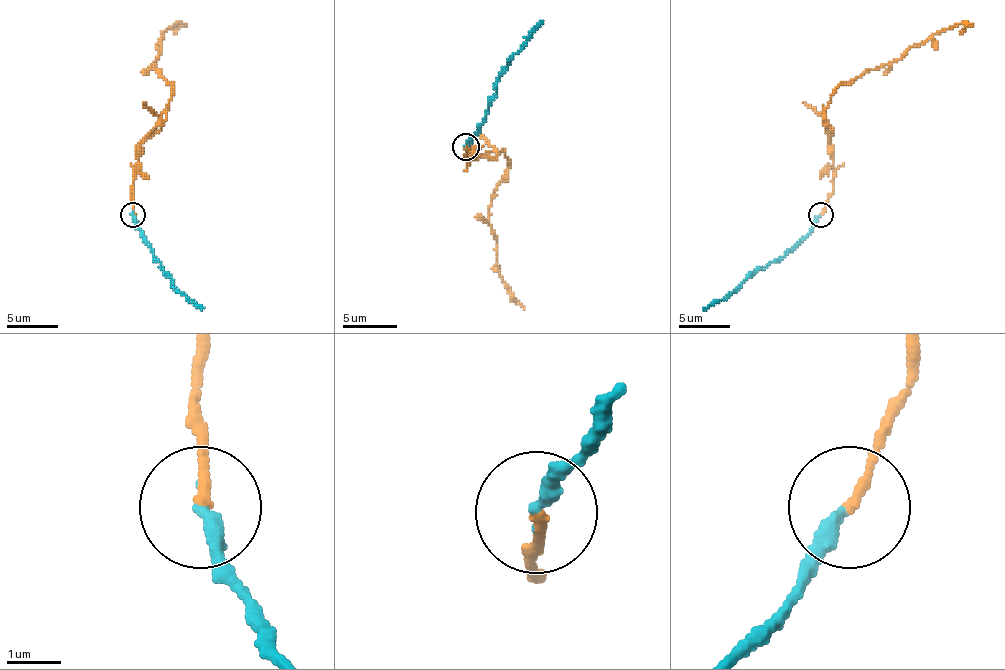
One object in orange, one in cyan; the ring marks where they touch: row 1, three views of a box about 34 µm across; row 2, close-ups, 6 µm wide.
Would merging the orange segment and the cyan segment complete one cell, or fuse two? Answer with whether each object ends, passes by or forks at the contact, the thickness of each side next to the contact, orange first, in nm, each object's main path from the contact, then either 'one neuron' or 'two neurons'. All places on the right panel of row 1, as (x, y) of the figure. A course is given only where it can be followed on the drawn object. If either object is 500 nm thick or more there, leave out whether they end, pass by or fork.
orange ends there; cyan ends there; 170 nm thick on the orange side, 280 nm on the other; orange runs (820, 214), (833, 191), (833, 145), (825, 125), (830, 94), (932, 36), (960, 23), (972, 26); cyan runs (820, 214), (815, 226), (782, 257), (752, 272), (729, 295), (703, 308); two neurons

